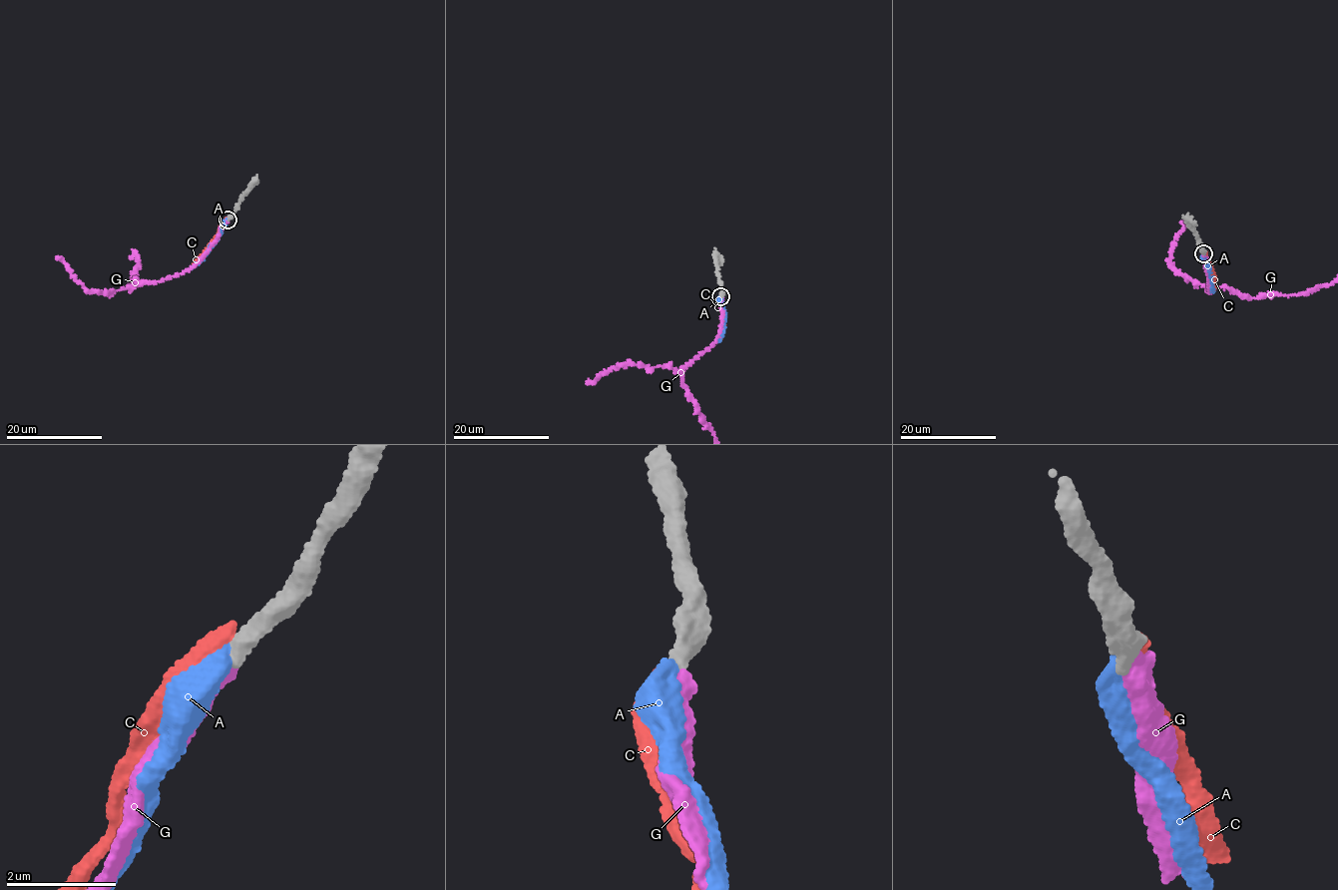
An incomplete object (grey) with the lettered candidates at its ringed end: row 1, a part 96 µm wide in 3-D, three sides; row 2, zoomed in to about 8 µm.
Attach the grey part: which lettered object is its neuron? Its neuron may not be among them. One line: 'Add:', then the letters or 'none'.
Add: A

